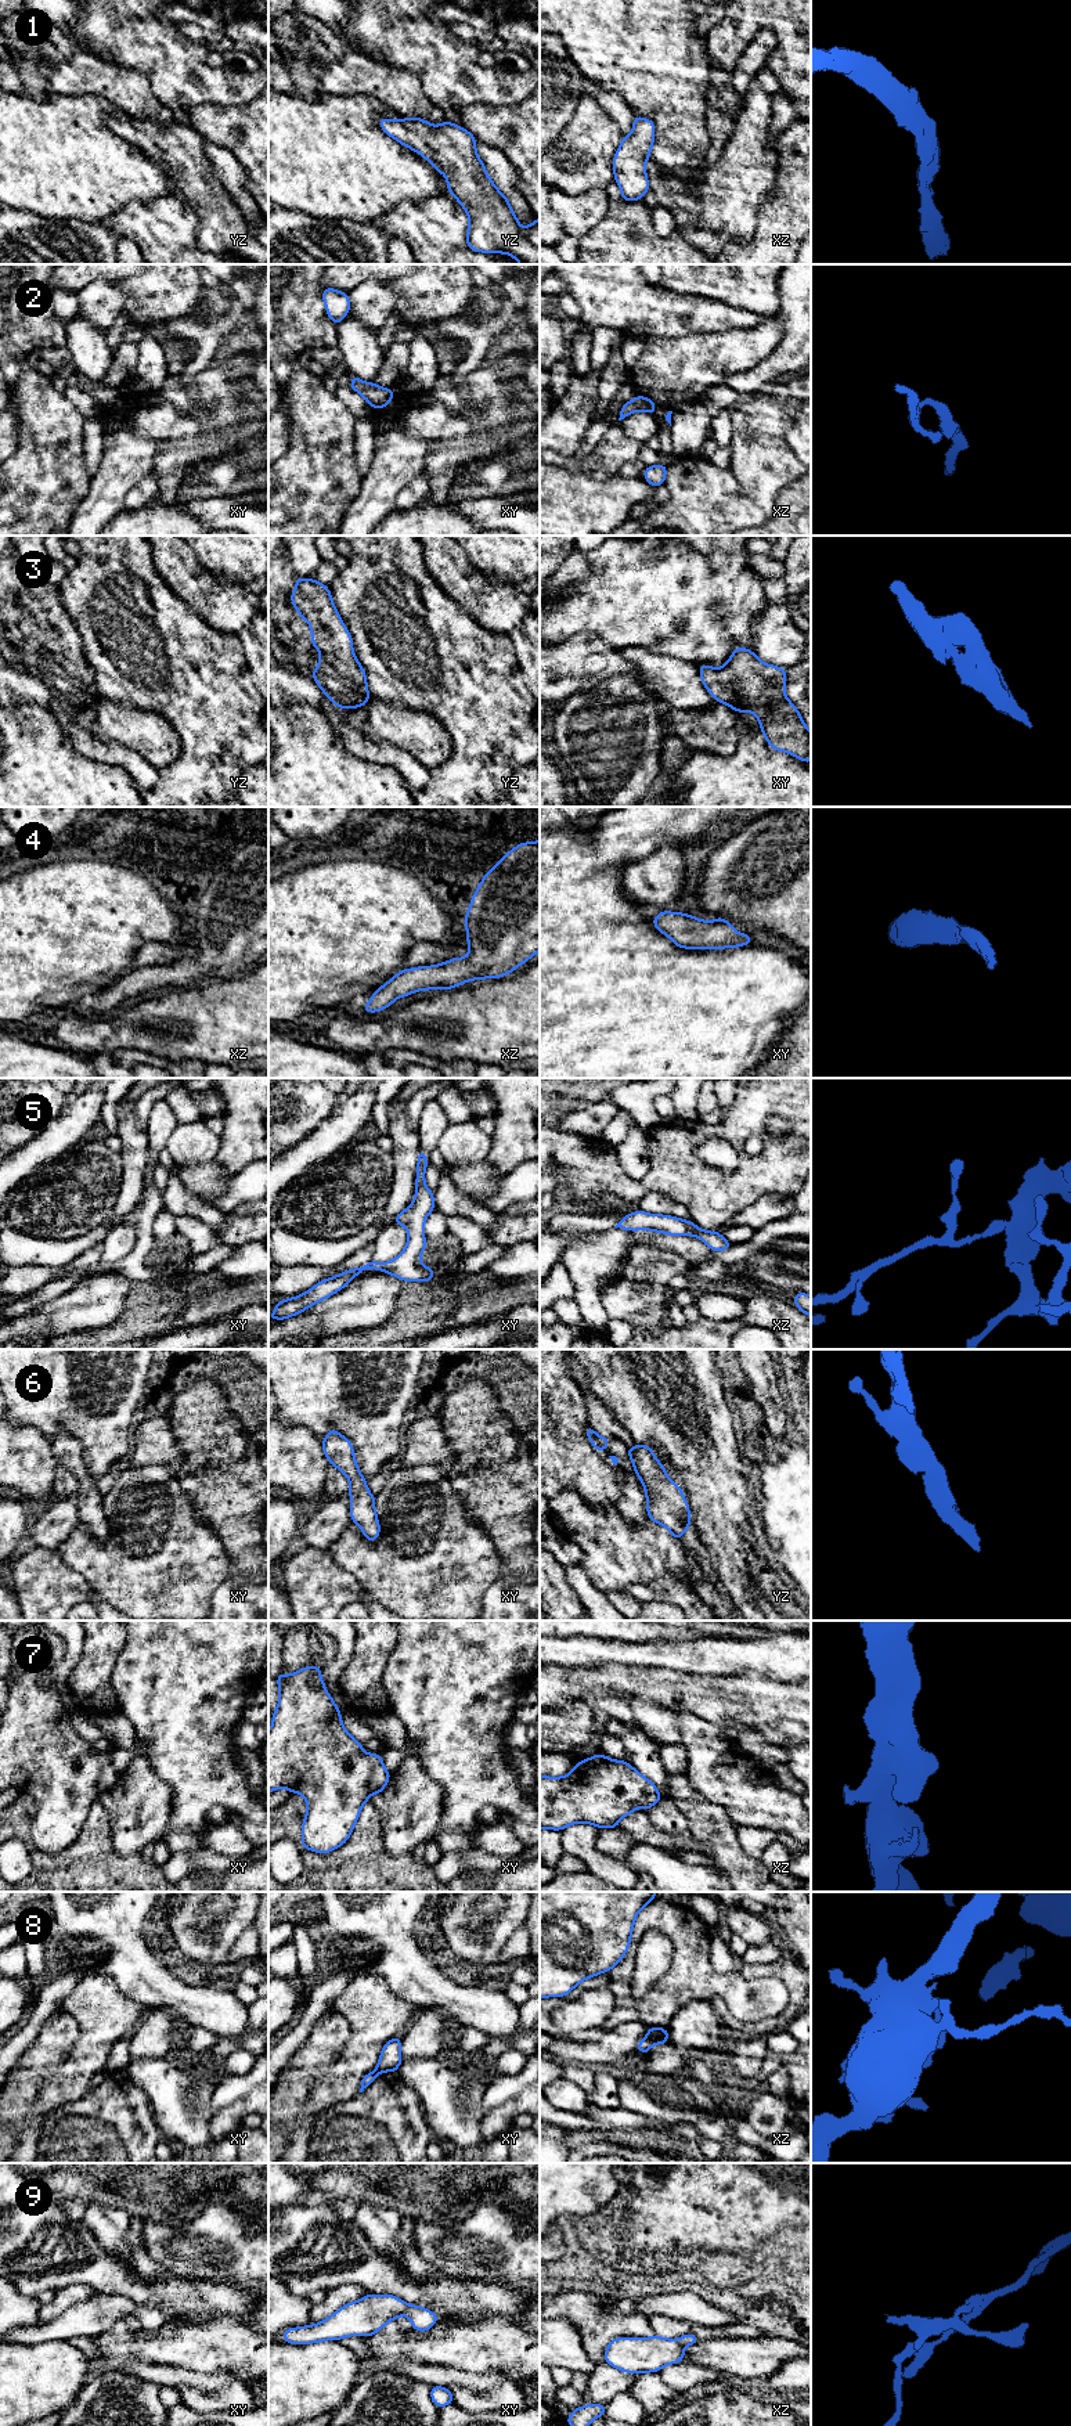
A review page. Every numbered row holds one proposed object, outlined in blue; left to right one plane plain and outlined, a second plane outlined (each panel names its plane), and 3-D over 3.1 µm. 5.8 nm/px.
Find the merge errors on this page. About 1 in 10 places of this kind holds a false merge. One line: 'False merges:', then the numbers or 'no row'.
False merges: no row

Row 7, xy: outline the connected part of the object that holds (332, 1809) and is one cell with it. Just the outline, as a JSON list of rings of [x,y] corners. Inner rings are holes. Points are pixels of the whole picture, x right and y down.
[[[306,1666],[286,1676],[277,1677],[280,1687],[278,1706],[273,1712],[273,1724],[268,1730],[268,1792],[286,1788],[291,1794],[299,1792],[307,1802],[307,1813],[302,1824],[304,1849],[315,1853],[329,1853],[347,1842],[364,1803],[372,1794],[382,1794],[390,1780],[381,1753],[365,1753],[361,1744],[343,1727],[340,1709],[321,1679],[322,1666]]]

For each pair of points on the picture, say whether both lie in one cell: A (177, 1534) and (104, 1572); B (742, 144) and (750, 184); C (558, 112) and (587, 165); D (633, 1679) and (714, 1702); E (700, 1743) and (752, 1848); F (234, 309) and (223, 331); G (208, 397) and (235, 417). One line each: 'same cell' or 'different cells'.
A: same cell
B: same cell
C: different cells
D: same cell
E: different cells
F: same cell
G: same cell

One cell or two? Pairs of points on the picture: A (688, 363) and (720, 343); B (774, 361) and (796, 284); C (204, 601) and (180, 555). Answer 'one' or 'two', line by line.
A: one
B: one
C: one

